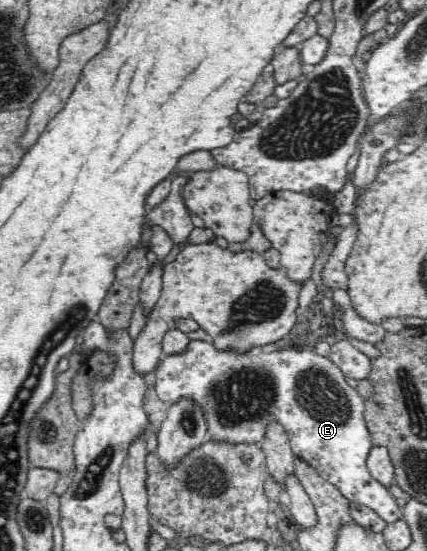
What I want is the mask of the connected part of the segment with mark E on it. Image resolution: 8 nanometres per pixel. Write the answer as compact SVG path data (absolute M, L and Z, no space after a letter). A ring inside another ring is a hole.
M194 339L189 340L179 352L163 354L155 363L153 372L154 391L162 401L171 404L182 396L190 396L198 401L204 408L209 425L208 437L212 440L261 443L266 433L266 424L270 420L276 420L285 428L296 457L334 484L346 499L370 507L387 524L403 520L403 508L396 504L390 490L372 477L366 465L373 443L364 419L363 398L348 385L343 371L329 358L306 349L298 351L296 348L283 346L272 349L254 347L248 353L235 355L233 351L218 351L212 343Z

